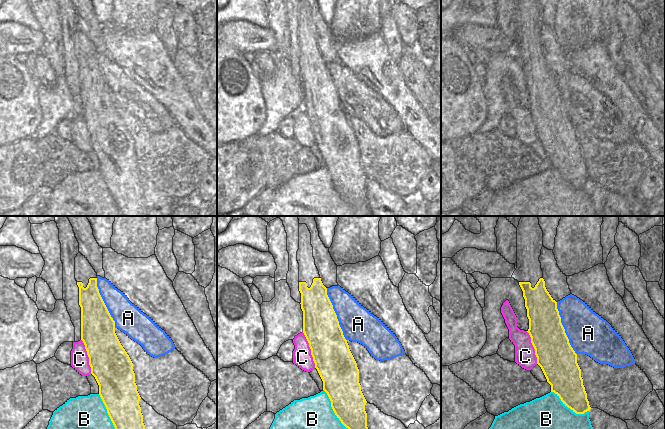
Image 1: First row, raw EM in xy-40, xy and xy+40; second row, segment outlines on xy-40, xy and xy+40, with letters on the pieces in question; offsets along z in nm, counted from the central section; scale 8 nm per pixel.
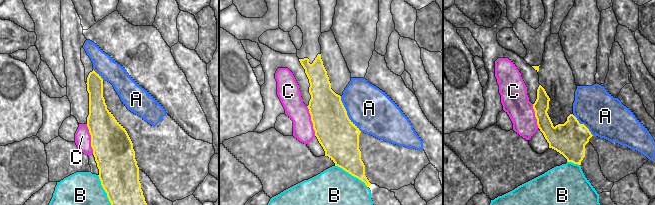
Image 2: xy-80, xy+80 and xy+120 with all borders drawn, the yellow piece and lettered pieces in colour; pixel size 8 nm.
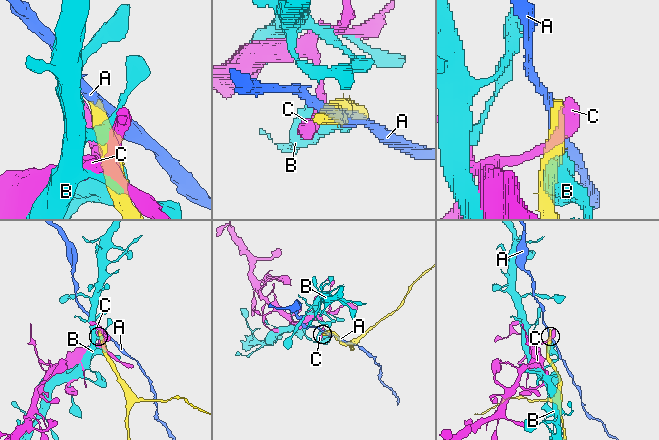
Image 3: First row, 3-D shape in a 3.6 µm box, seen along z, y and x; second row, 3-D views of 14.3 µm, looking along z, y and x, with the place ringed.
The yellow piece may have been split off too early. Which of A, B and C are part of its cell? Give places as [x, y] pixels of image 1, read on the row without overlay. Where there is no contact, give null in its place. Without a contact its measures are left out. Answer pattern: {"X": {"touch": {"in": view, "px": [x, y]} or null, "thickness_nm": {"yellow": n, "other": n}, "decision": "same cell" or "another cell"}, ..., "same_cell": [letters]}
{"A": {"touch": {"in": "xy", "px": [335, 90]}, "thickness_nm": {"yellow": 300, "other": 280}, "decision": "another cell"}, "B": {"touch": {"in": "xy", "px": [335, 190]}, "thickness_nm": {"yellow": 280, "other": 500}, "decision": "another cell"}, "C": {"touch": {"in": "xy", "px": [311, 126]}, "thickness_nm": {"yellow": 300, "other": 150}, "decision": "another cell"}, "same_cell": []}

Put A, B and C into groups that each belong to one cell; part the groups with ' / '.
A / B / C

